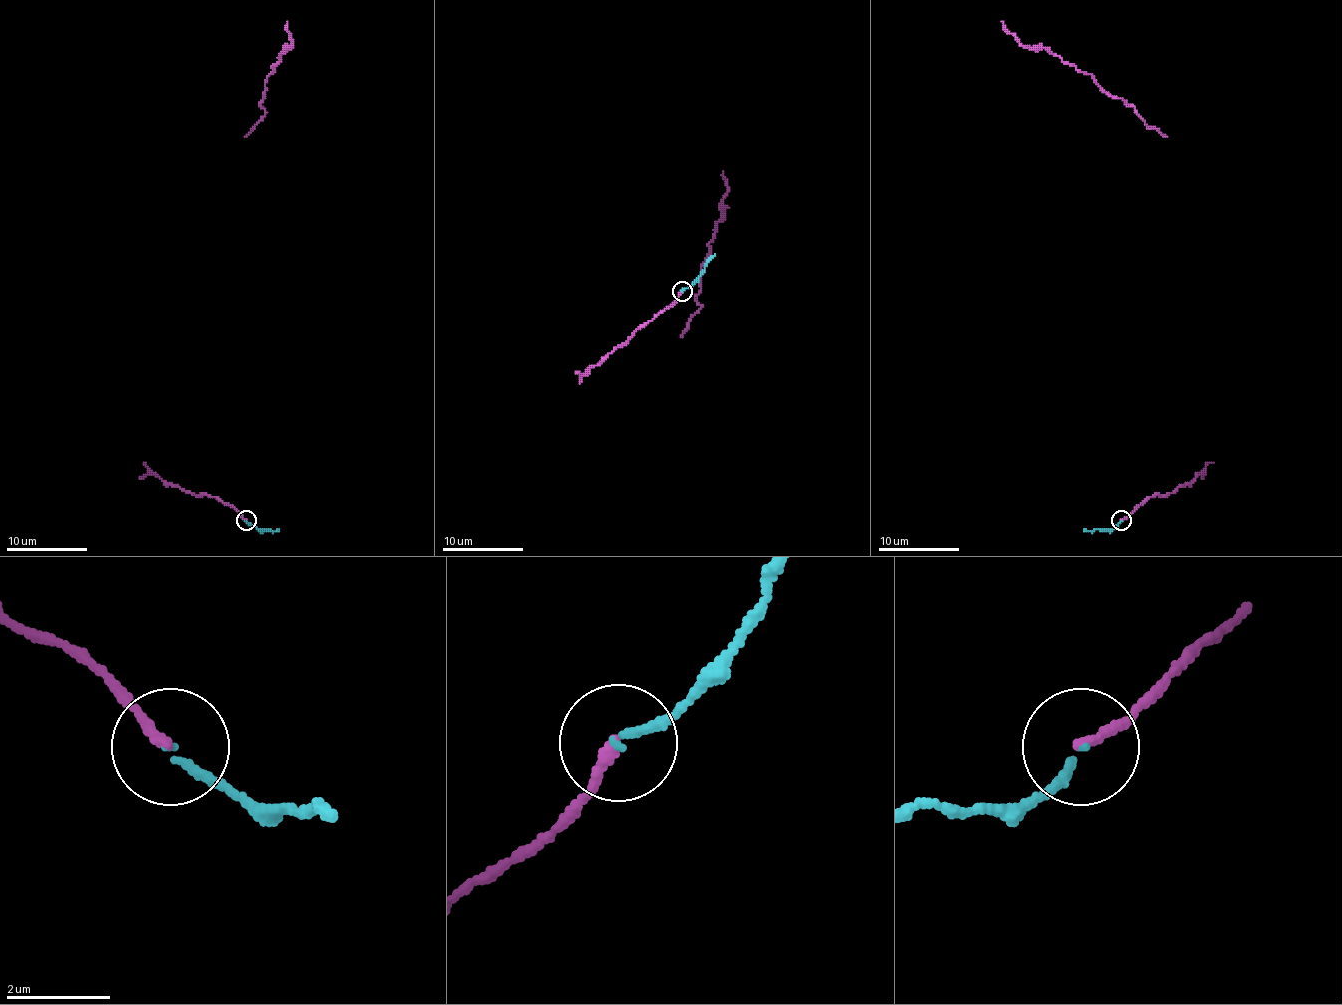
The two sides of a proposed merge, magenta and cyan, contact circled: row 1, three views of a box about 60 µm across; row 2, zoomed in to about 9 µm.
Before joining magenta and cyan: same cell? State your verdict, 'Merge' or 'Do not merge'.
Merge

